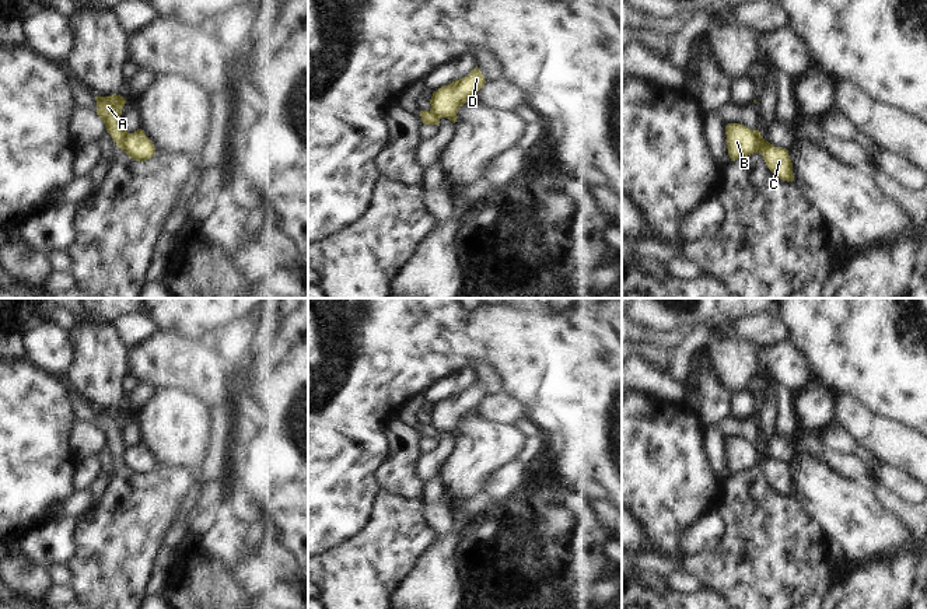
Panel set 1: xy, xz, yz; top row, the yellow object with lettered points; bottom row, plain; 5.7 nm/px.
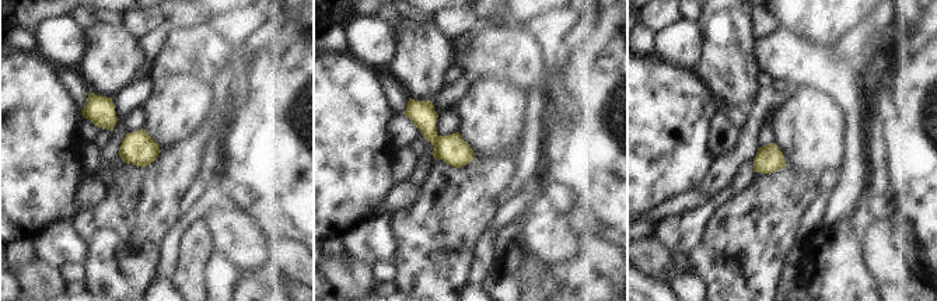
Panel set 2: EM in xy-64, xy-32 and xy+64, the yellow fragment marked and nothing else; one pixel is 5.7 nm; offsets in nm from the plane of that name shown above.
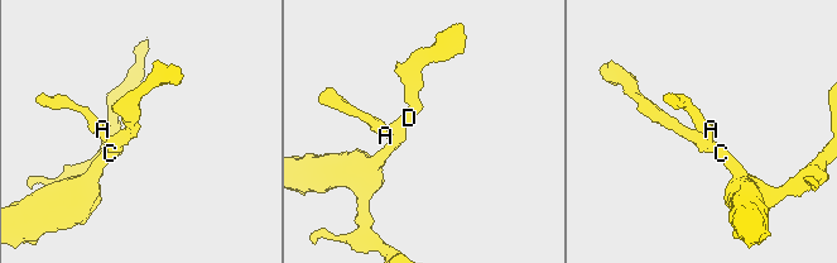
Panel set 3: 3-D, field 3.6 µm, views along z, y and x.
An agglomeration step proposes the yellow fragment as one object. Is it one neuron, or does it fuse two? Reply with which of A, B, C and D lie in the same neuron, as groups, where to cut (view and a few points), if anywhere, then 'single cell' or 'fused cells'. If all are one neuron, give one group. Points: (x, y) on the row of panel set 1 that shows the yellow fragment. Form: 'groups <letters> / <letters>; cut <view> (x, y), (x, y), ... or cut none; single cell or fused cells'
groups A / B C D; cut xy (125, 130), (116, 143); fused cells

